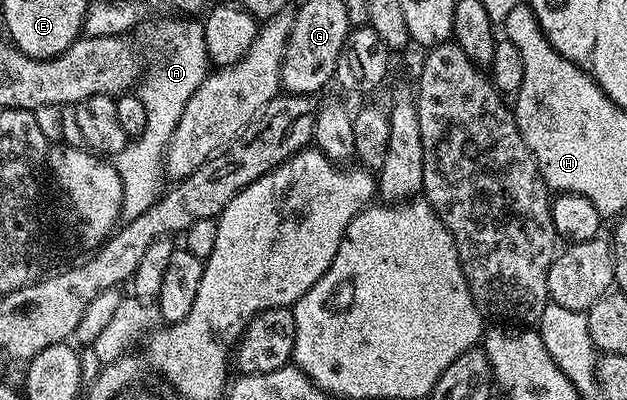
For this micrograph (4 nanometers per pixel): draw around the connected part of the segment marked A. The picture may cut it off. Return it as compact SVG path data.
M156 18L143 28L146 52L142 56L146 67L138 81L138 95L142 106L146 106L146 130L129 139L128 145L114 157L118 176L122 178L120 215L125 221L146 214L160 199L166 184L164 155L168 143L182 119L182 110L186 110L186 102L194 98L194 90L202 86L210 71L204 25L199 19Z

